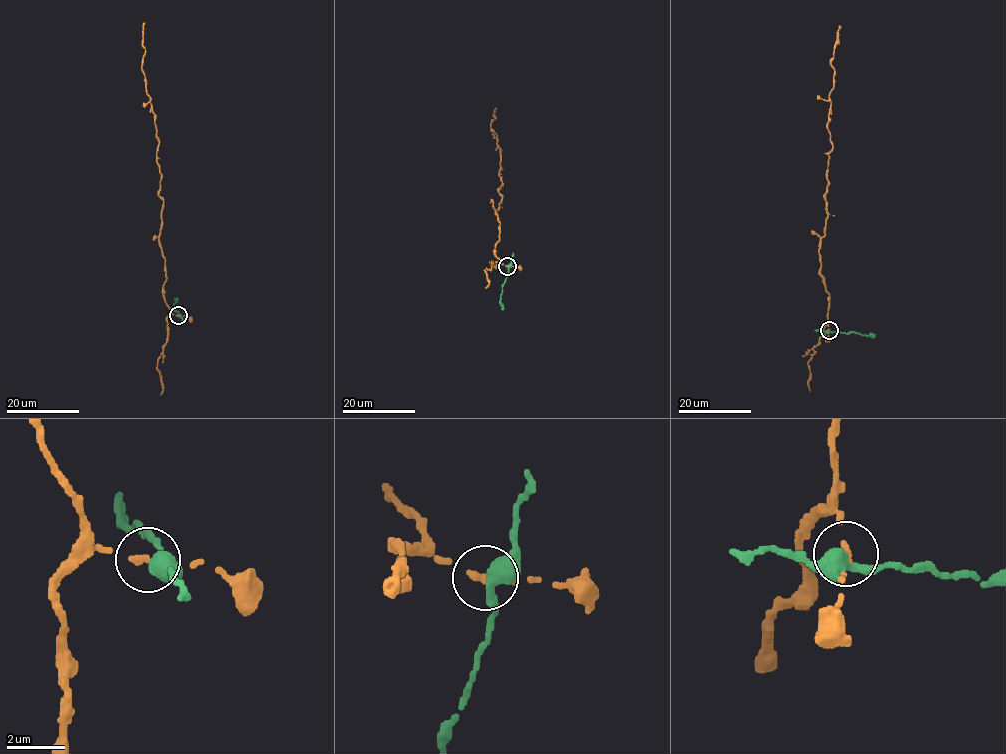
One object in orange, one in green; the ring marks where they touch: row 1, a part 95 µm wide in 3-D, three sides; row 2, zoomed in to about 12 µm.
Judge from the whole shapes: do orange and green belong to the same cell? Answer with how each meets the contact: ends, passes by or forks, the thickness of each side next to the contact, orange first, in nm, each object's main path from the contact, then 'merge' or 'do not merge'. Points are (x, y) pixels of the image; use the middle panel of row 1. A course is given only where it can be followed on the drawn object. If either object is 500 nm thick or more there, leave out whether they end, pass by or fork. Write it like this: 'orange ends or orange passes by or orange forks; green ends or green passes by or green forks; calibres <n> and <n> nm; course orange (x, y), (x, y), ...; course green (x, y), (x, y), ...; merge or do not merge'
orange ends; green passes by; calibres 240 and 420 nm; course orange (508, 266), (495, 254), (500, 229), (495, 210), (502, 195), (498, 191), (500, 148), (491, 129), (495, 109); course green (508, 266), (500, 300), (502, 309); do not merge

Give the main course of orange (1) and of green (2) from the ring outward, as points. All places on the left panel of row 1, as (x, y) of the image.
1: (178, 315), (164, 296), (163, 200), (141, 66), (143, 22)
2: (178, 315), (173, 305), (176, 299)

